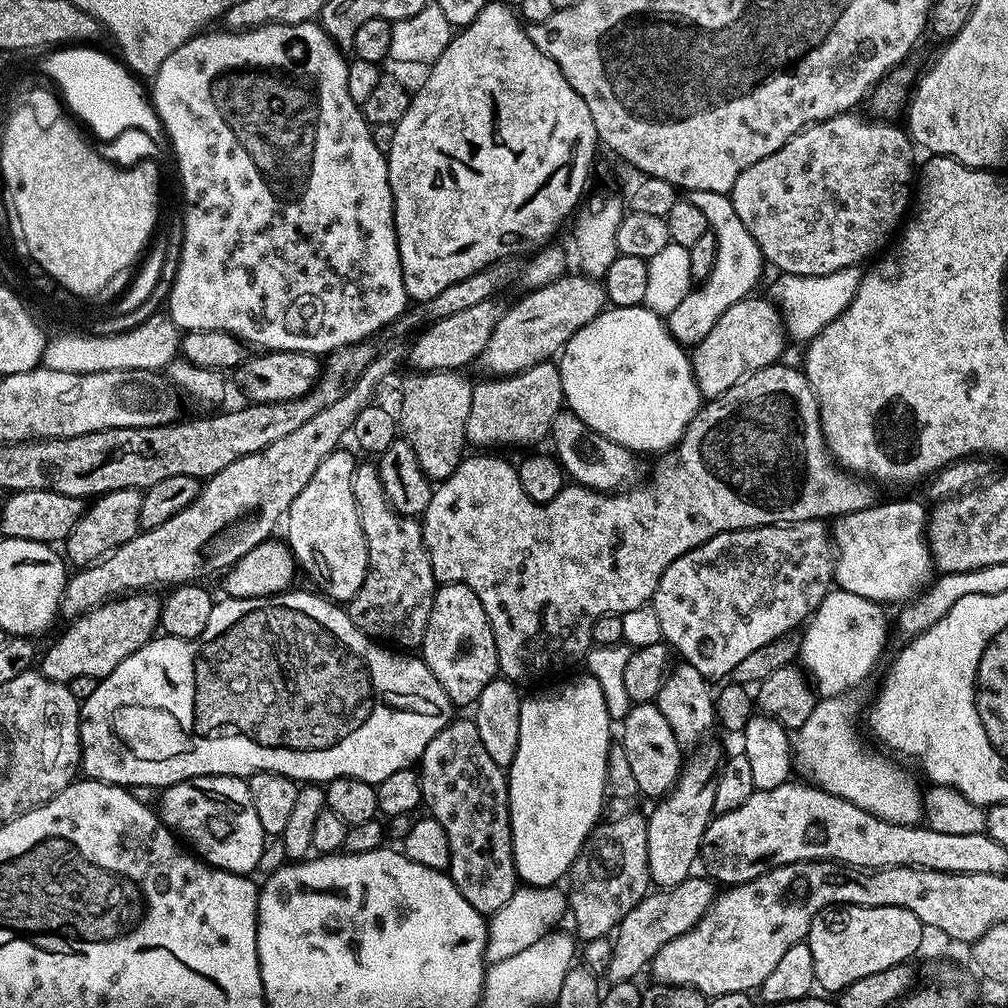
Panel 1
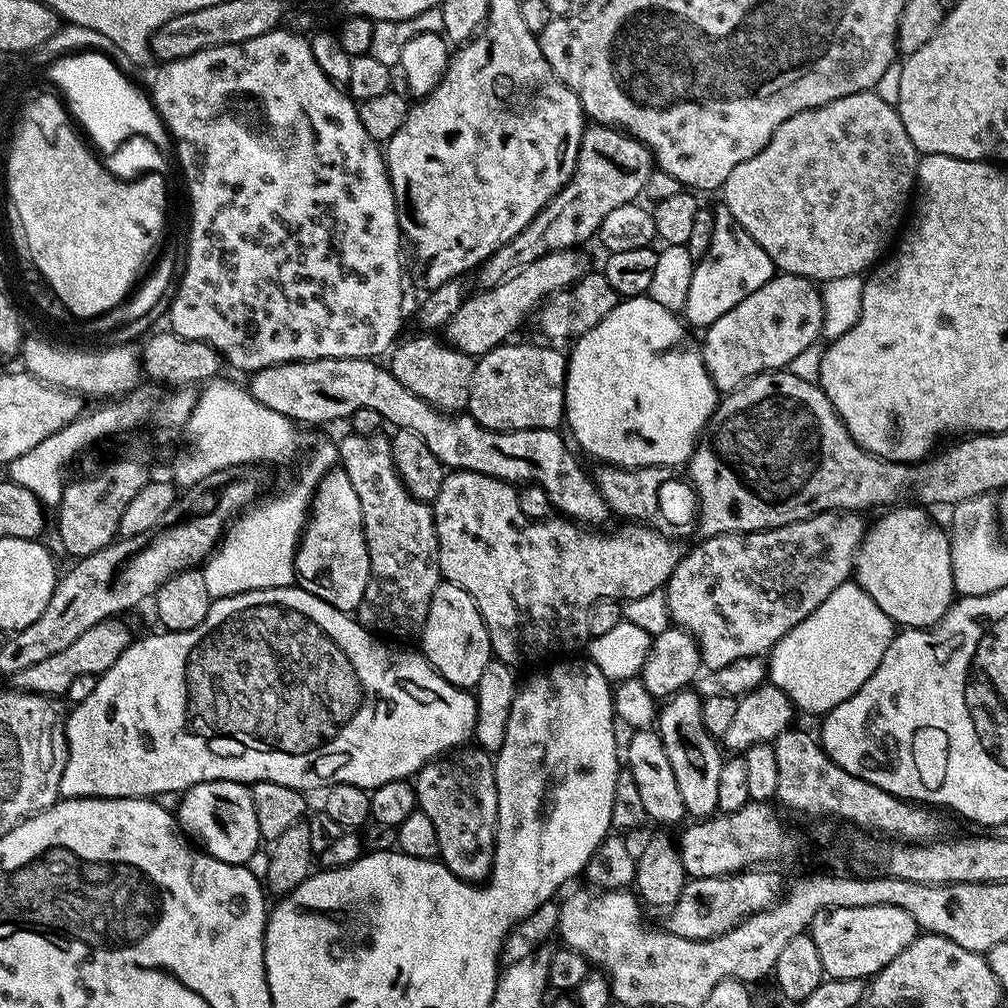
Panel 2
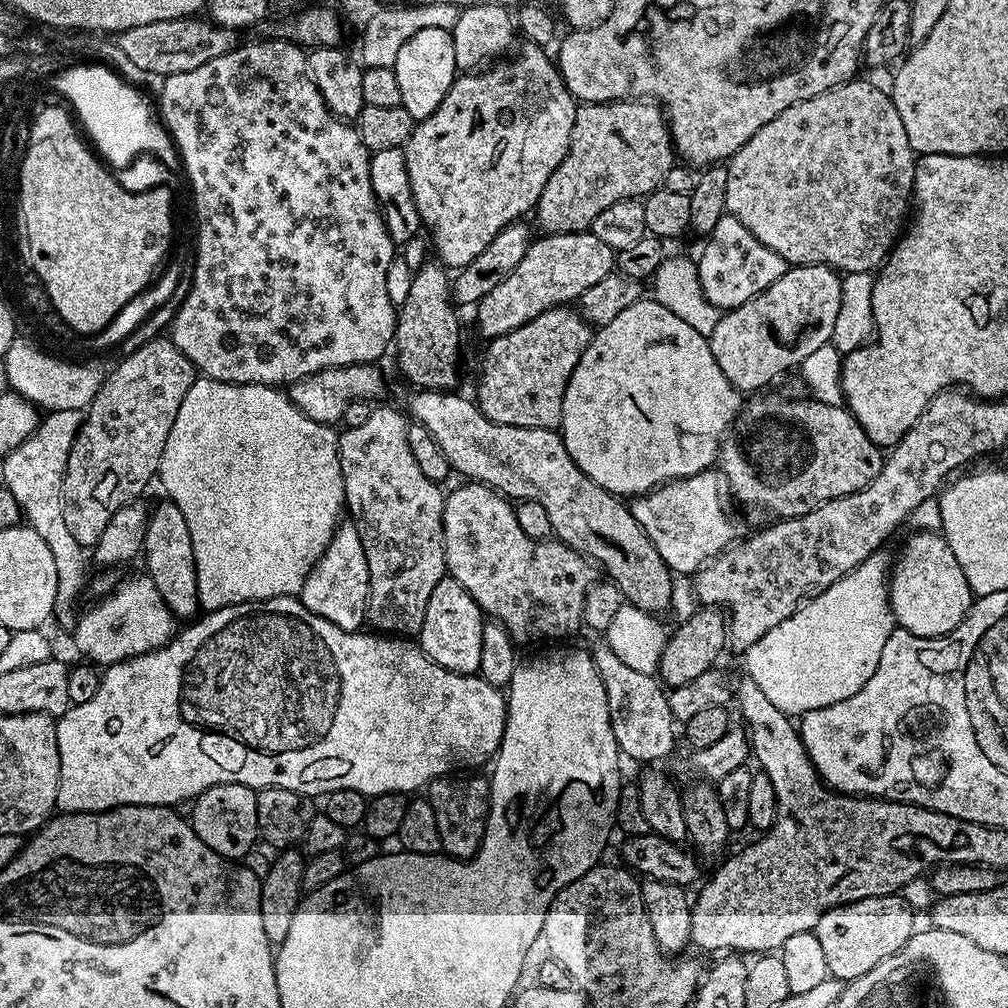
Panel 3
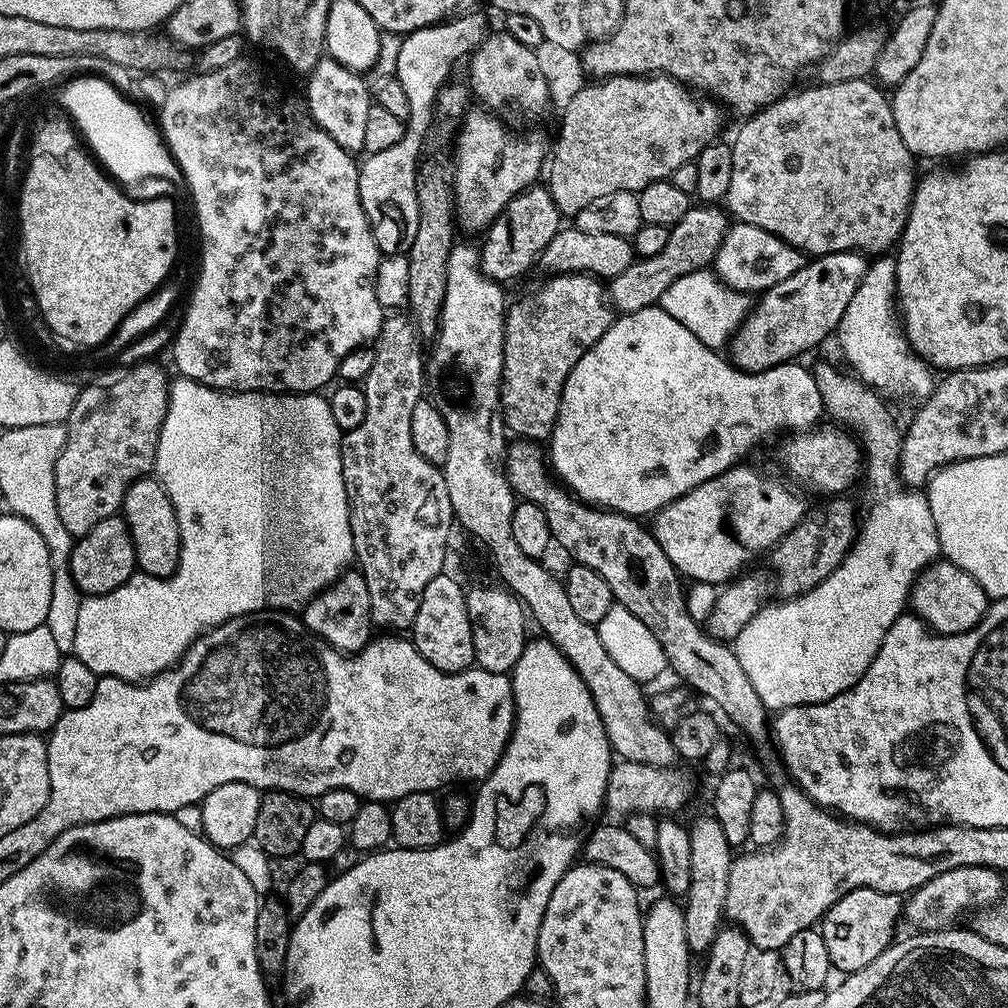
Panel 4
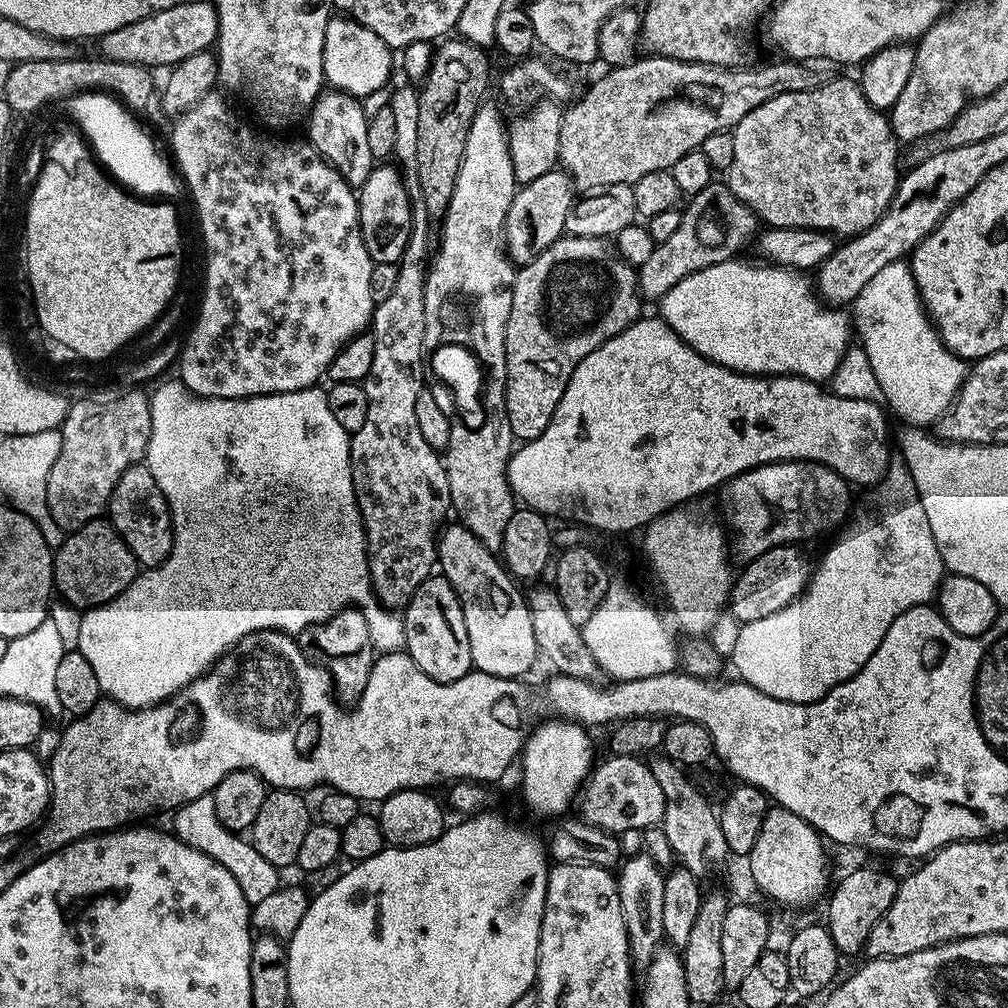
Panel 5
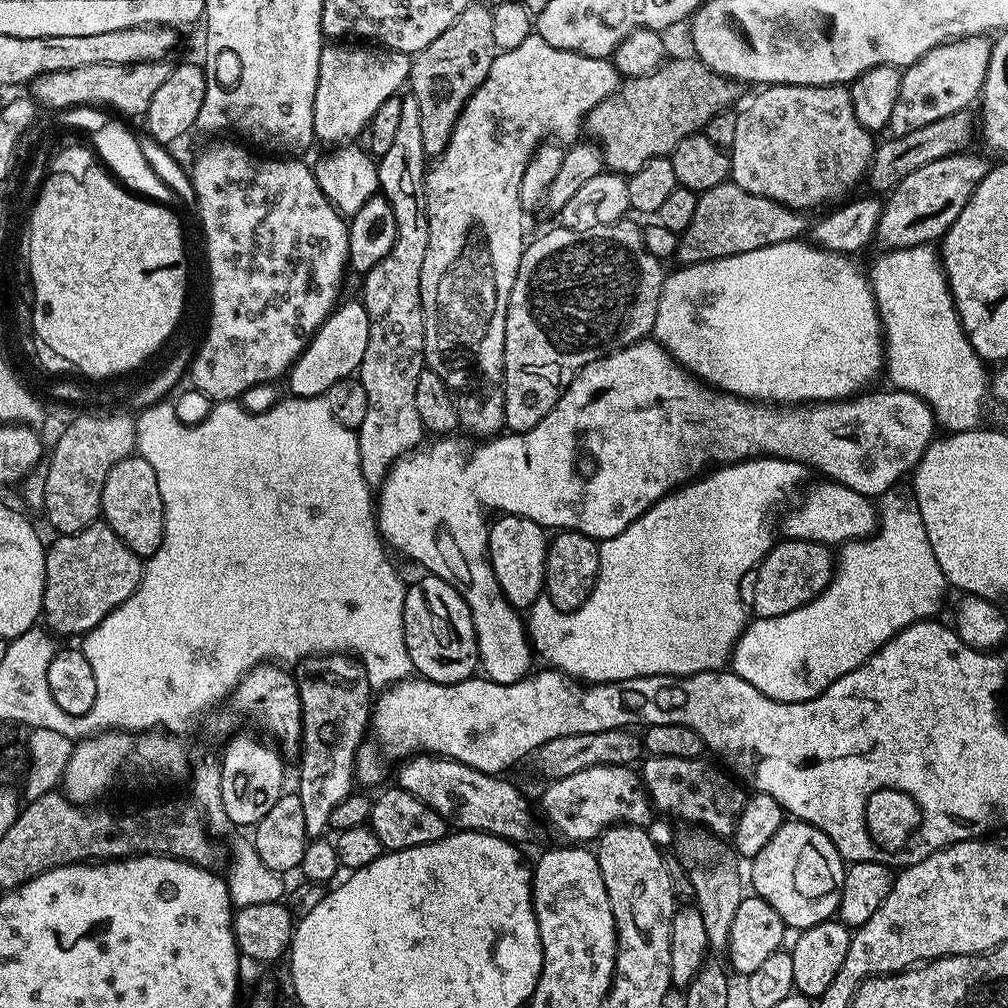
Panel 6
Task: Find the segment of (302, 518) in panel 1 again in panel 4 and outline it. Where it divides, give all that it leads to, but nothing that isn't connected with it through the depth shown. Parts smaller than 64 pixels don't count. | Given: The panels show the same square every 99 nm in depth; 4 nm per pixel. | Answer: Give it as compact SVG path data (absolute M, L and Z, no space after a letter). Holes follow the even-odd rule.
M359 570L344 572L318 596L313 596L302 608L302 619L309 632L319 636L339 652L355 654L373 639L374 625L370 614L370 590L366 590L366 578Z

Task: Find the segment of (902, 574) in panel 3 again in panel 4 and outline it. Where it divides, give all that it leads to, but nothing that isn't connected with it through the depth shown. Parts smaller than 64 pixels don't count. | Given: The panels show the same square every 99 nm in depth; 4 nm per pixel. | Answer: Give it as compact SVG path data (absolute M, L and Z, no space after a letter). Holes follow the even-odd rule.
M943 558L937 559L934 564L929 564L920 573L916 585L912 587L910 597L911 611L919 616L929 629L938 636L957 636L963 632L969 632L988 613L989 603L990 597L982 590L982 586L978 586L978 582L974 582L974 578L970 578L970 574L966 574L966 570L954 566L950 561Z

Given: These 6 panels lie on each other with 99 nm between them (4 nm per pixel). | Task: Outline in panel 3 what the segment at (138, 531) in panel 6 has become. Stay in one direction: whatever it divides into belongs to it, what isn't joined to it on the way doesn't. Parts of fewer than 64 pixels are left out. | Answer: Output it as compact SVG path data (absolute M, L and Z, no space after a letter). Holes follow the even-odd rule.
M161 499L161 504L157 508L151 509L146 526L146 538L144 539L144 551L142 561L148 567L146 572L147 579L151 580L152 585L158 590L162 602L176 617L177 621L188 622L201 611L200 599L198 598L198 582L196 581L196 563L194 562L194 546L190 538L190 526L186 526L186 518L182 510L173 500Z

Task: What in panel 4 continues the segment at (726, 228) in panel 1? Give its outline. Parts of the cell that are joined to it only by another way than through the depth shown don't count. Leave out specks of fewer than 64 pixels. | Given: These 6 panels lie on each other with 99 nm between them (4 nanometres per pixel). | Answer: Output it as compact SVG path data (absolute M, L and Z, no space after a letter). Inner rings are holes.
M736 222L722 238L722 246L718 246L714 271L728 288L745 294L753 294L752 292L763 294L769 288L778 286L778 282L786 282L790 274L798 274L804 263L806 263L805 253L798 251L794 246L782 242L774 234L758 226Z

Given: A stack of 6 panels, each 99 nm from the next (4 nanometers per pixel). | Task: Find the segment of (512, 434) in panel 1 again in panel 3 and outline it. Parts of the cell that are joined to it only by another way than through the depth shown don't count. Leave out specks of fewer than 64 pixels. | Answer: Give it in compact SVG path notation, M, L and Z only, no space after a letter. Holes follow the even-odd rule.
M561 306L538 314L538 318L526 322L526 326L518 326L518 330L510 330L510 334L502 334L487 341L488 349L485 350L484 361L480 364L480 385L476 388L476 396L474 395L480 413L487 420L499 424L555 429L562 420L564 395L570 378L593 335L593 329L579 311Z

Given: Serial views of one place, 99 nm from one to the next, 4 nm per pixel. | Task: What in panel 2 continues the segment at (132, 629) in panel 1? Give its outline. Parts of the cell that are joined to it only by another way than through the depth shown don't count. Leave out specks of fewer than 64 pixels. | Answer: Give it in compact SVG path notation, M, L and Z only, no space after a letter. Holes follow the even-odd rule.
M105 622L98 626L90 626L90 630L86 630L86 634L81 634L76 641L70 642L70 646L66 646L66 650L58 650L58 654L50 654L50 658L38 662L35 666L29 666L27 670L18 670L18 674L10 677L11 687L21 692L37 692L40 696L60 698L67 693L70 682L74 682L74 678L78 678L78 674L99 677L101 672L105 672L110 666L114 666L114 662L118 662L120 655L127 650L134 639L133 633L128 633L126 625L116 623L120 622Z

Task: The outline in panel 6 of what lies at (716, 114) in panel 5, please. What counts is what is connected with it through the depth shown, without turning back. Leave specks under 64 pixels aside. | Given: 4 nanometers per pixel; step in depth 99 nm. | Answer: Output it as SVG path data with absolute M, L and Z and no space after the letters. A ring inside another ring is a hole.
M688 56L665 59L658 70L642 78L625 79L616 92L590 110L586 132L599 144L607 171L631 174L650 162L650 158L671 157L682 138L703 130L714 114L733 107L737 85Z

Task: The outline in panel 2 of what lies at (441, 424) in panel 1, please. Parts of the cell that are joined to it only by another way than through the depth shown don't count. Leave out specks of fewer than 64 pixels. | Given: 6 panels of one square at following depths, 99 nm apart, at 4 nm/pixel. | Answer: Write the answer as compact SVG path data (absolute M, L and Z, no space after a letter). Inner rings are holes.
M418 334L409 340L401 339L391 349L392 364L390 371L406 390L414 390L418 398L449 414L459 413L468 407L470 394L470 378L474 378L476 360L465 352L459 352L451 344L440 340L436 334Z

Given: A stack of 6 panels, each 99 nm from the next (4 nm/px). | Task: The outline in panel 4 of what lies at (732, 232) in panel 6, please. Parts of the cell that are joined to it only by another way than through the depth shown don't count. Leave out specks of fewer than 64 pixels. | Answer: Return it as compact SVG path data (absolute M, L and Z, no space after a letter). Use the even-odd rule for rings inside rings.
M694 206L672 227L670 239L666 247L657 256L644 256L632 261L622 274L607 281L606 295L615 311L637 312L659 305L662 294L678 278L691 272L705 271L715 261L718 246L722 246L722 238L728 233L730 216L720 206Z

